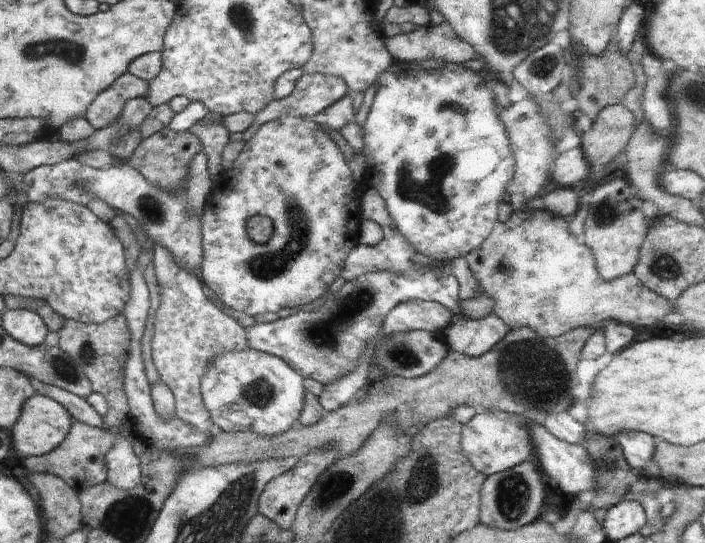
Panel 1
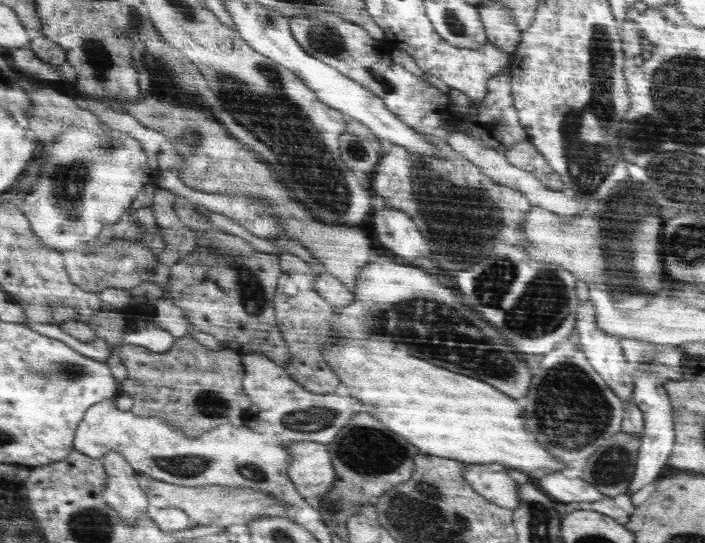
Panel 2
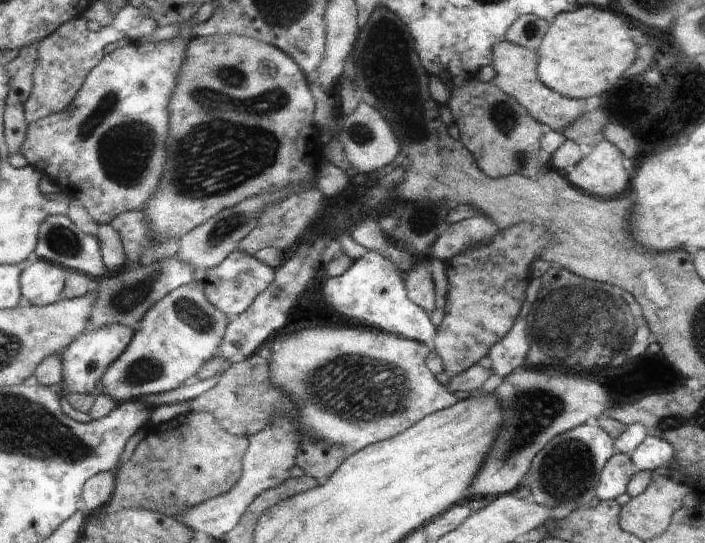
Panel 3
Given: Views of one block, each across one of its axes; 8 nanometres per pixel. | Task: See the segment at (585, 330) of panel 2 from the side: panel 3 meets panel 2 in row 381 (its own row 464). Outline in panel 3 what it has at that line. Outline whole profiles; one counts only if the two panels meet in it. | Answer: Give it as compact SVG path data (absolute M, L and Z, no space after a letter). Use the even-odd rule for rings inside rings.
M615 453L600 473L600 484L596 489L596 495L601 501L616 500L618 496L627 492L628 482L635 476L636 469L631 457Z

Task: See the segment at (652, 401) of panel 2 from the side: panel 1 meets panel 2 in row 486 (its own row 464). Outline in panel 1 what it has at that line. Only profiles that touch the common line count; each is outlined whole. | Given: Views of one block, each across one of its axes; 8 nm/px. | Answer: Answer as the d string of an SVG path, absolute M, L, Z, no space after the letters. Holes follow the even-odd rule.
M620 431L615 439L620 443L626 462L640 470L644 464L653 458L656 448L656 437L645 432L622 432Z

